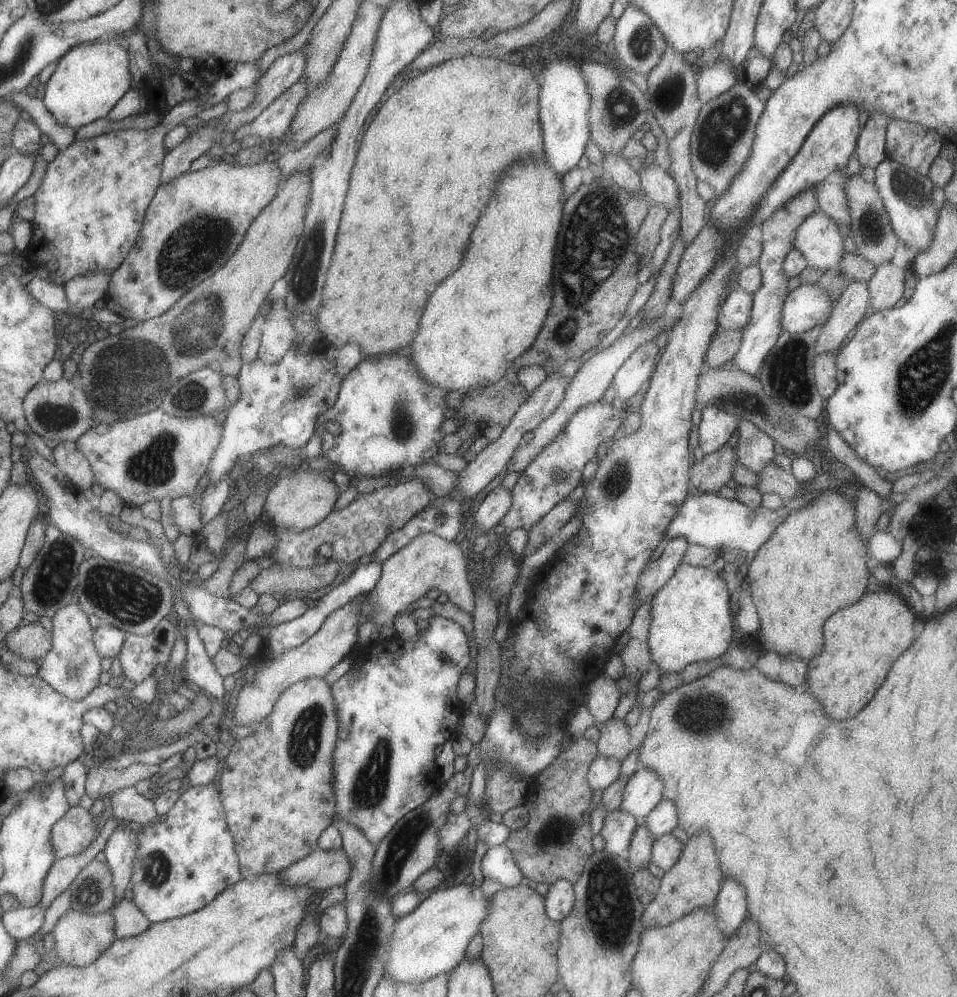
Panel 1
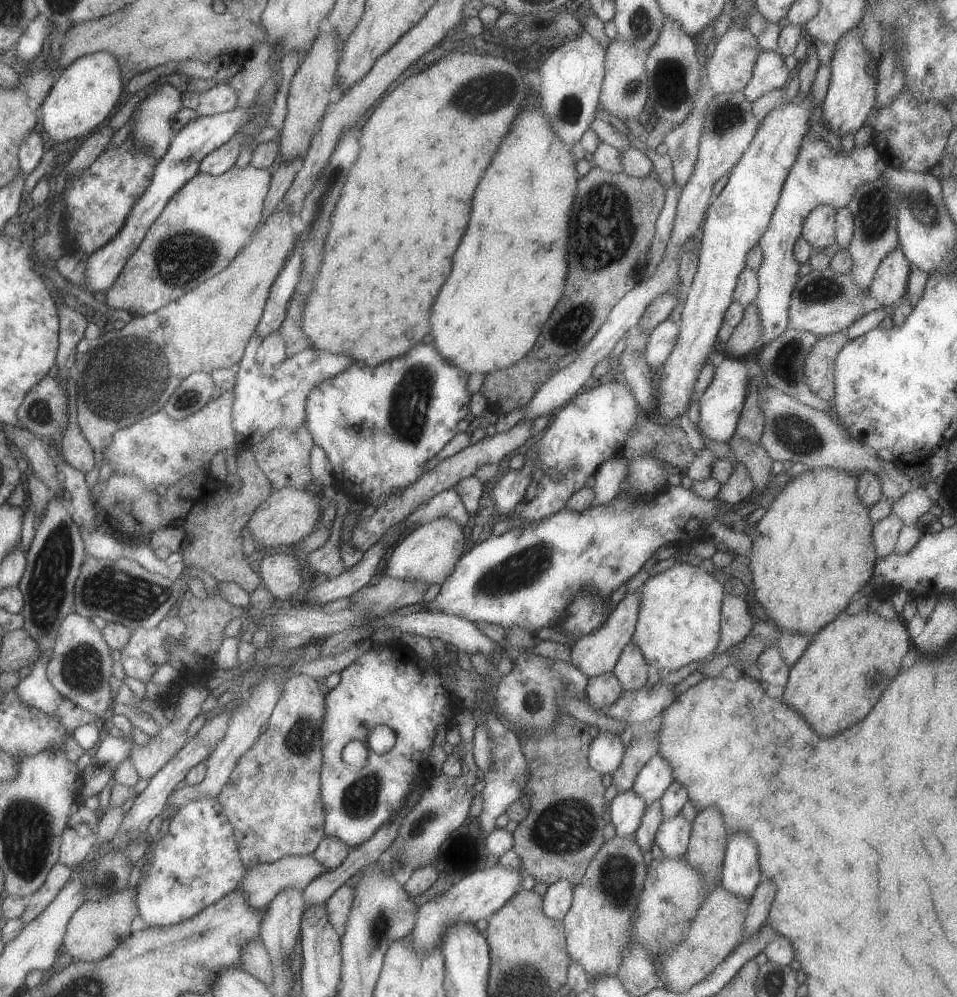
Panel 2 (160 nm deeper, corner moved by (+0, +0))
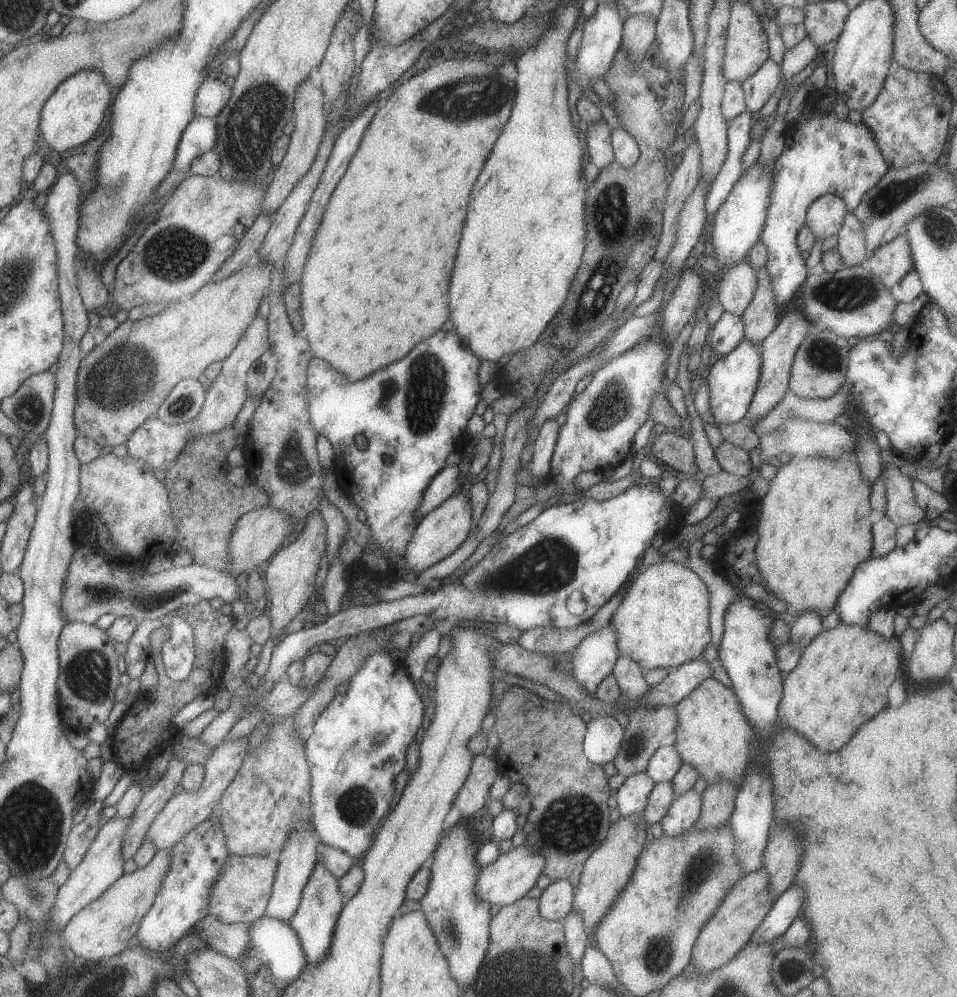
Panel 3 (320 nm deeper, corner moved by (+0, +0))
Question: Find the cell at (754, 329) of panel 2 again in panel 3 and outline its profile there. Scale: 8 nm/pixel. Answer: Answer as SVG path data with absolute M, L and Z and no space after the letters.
M755 268L758 280L755 296L750 305L744 310L744 340L762 343L762 340L771 334L781 320L782 311L776 306L776 298L772 292L772 284L768 278L768 270Z

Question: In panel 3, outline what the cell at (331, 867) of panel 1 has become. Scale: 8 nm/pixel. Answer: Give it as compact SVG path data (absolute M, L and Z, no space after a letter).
M228 854L224 868L220 868L220 876L216 884L212 884L210 894L210 912L222 923L254 924L265 916L270 901L273 883L276 878L276 856L236 856Z

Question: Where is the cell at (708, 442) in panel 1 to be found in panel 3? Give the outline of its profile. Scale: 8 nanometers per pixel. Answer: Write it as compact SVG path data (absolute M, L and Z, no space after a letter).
M748 338L743 339L737 348L724 358L716 360L711 368L706 370L707 384L710 387L710 413L714 425L720 428L724 424L728 426L744 421L760 380L760 372L762 372L762 356L756 348L756 343L750 342Z

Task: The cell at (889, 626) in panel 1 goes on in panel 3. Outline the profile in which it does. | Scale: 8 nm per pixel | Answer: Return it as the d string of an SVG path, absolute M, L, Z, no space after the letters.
M840 623L833 630L818 634L804 648L796 668L783 676L783 696L777 711L778 725L782 724L782 728L790 728L802 734L822 752L840 750L842 744L846 744L866 720L874 718L888 706L888 688L901 674L904 665L902 655L891 649L889 643L890 640L870 628L854 624L848 626Z

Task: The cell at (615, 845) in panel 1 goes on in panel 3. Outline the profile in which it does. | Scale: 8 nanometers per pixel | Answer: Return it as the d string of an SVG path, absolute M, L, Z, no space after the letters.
M646 771L626 778L624 784L613 793L621 817L643 814L654 786L652 778L648 778Z

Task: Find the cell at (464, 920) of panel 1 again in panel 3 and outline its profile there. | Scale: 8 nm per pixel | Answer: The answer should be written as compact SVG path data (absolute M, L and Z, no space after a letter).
M524 844L518 848L510 849L508 853L499 856L498 860L490 866L481 868L480 876L476 880L476 888L474 888L476 898L488 902L491 907L498 905L502 908L515 904L534 888L544 866L546 866L546 858L536 848L530 848Z

